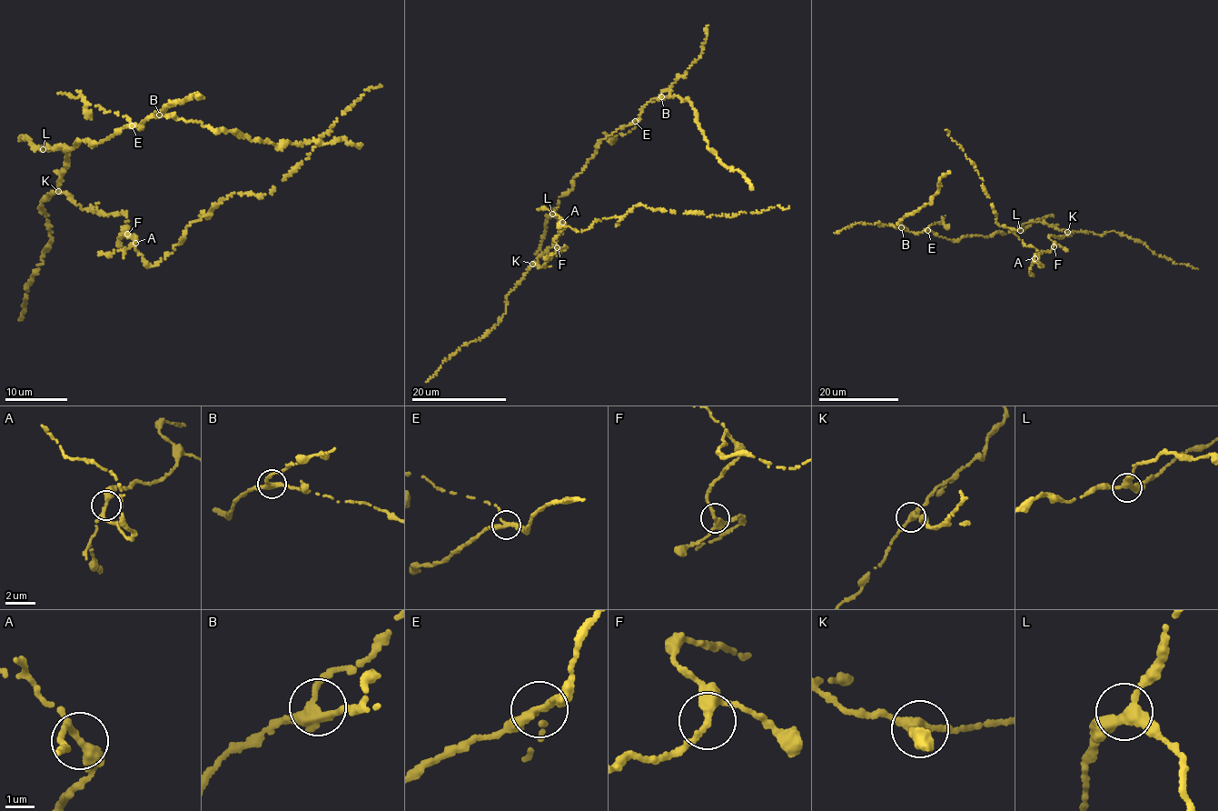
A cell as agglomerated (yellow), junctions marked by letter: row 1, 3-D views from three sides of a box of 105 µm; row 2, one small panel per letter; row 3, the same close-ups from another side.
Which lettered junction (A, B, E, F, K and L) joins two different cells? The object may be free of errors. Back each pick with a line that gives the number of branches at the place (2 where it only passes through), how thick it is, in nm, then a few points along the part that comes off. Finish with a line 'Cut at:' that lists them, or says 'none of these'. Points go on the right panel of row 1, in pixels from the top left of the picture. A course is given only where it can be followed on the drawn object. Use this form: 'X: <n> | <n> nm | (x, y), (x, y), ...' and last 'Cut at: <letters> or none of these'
E: 3 | 240 nm | (927, 230), (927, 226), (939, 224), (943, 219), (940, 224)
Cut at: E

